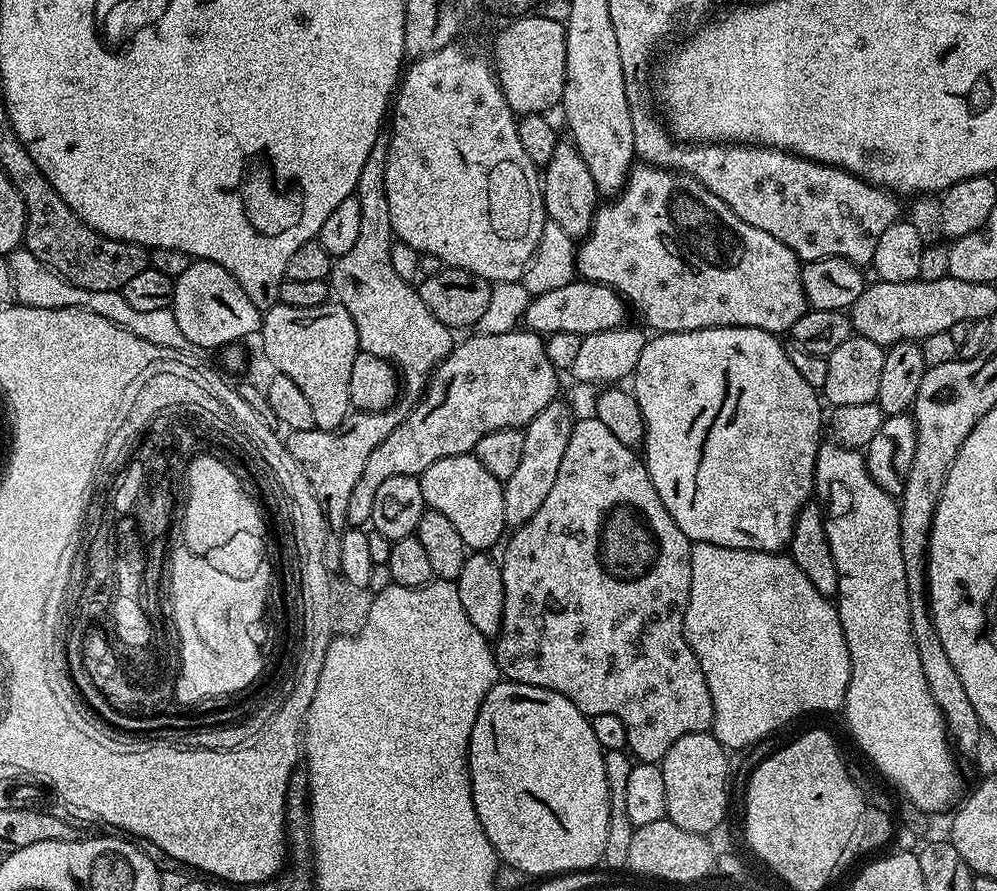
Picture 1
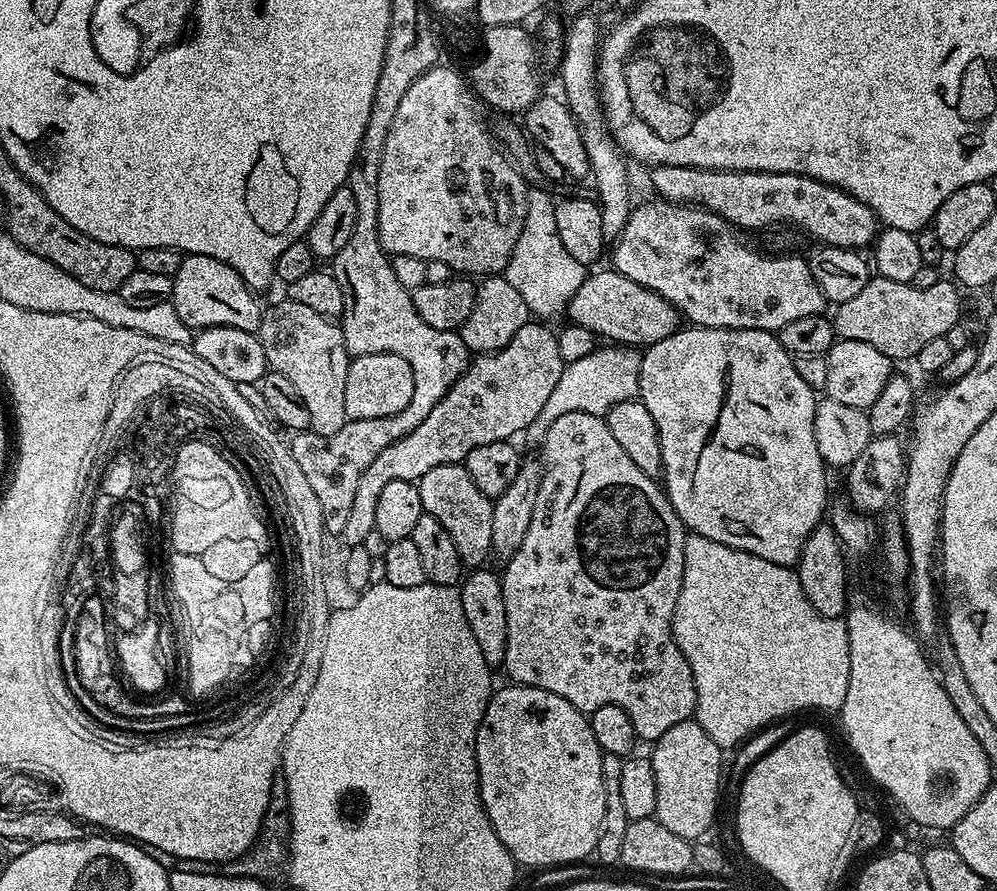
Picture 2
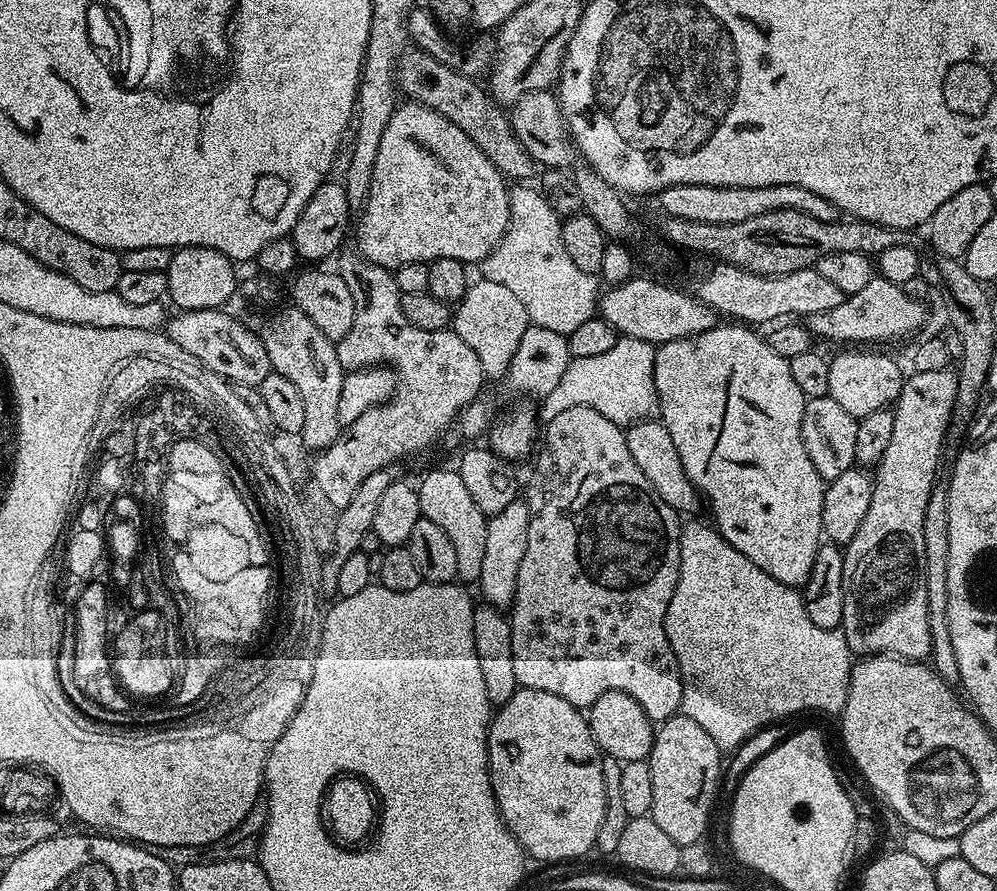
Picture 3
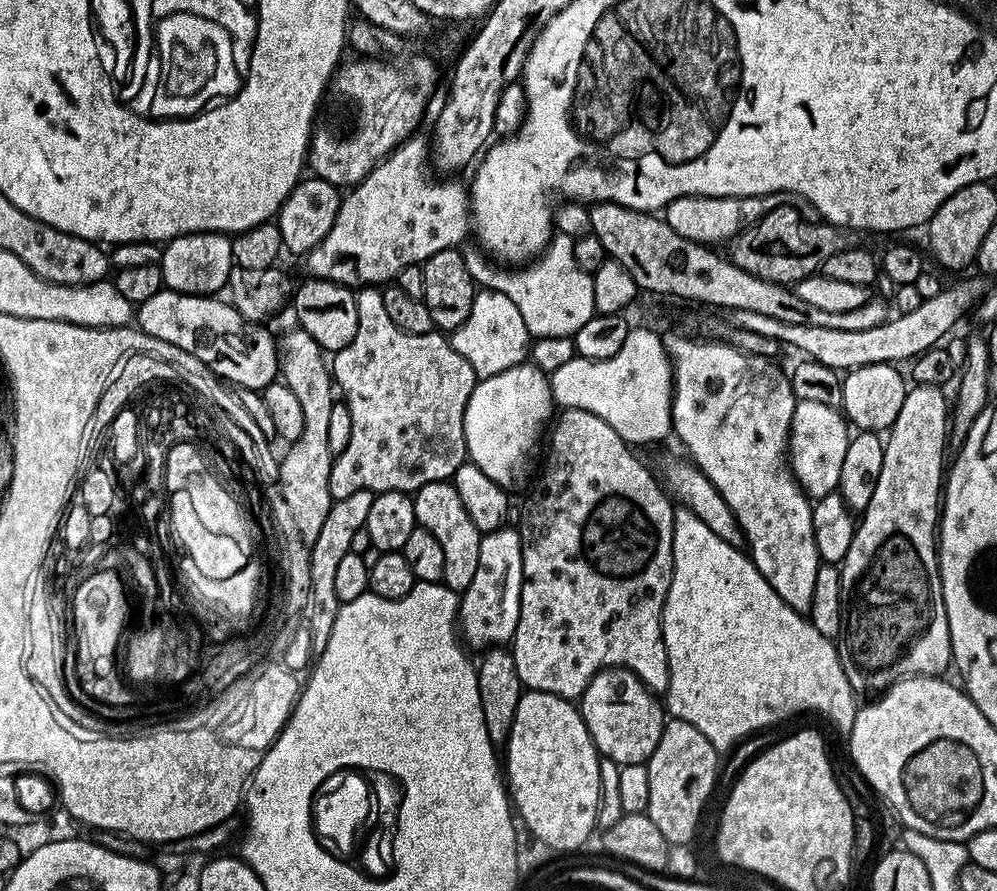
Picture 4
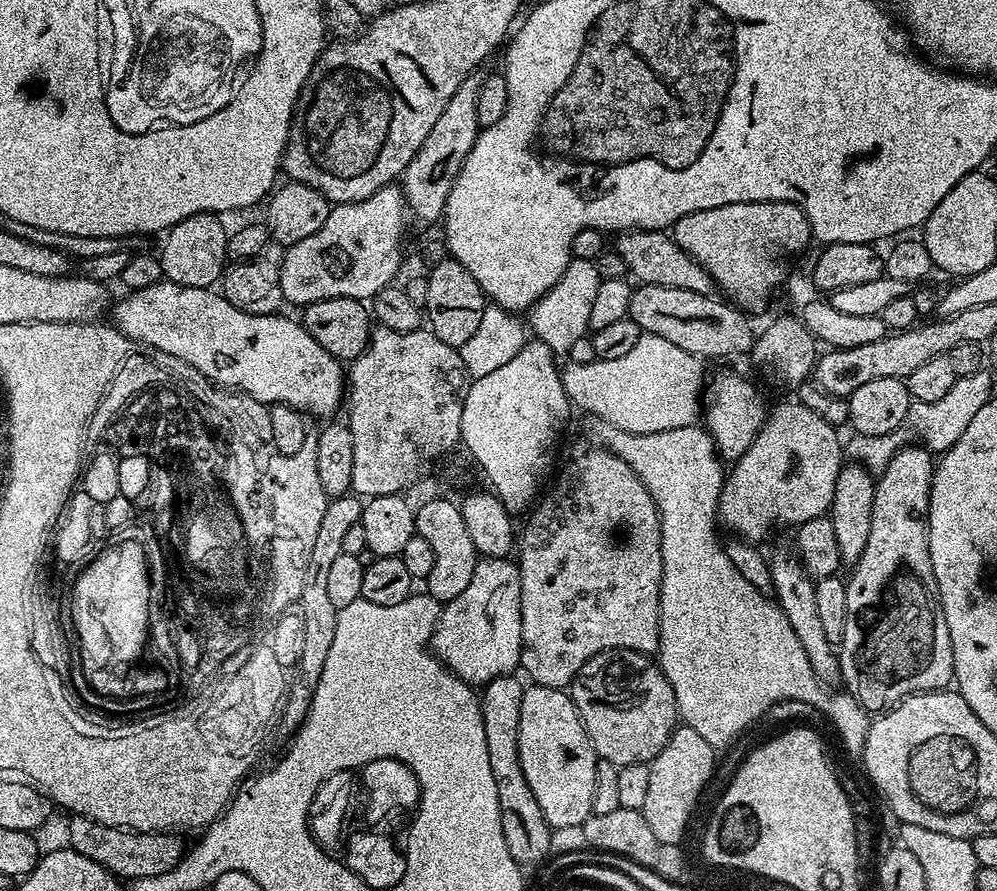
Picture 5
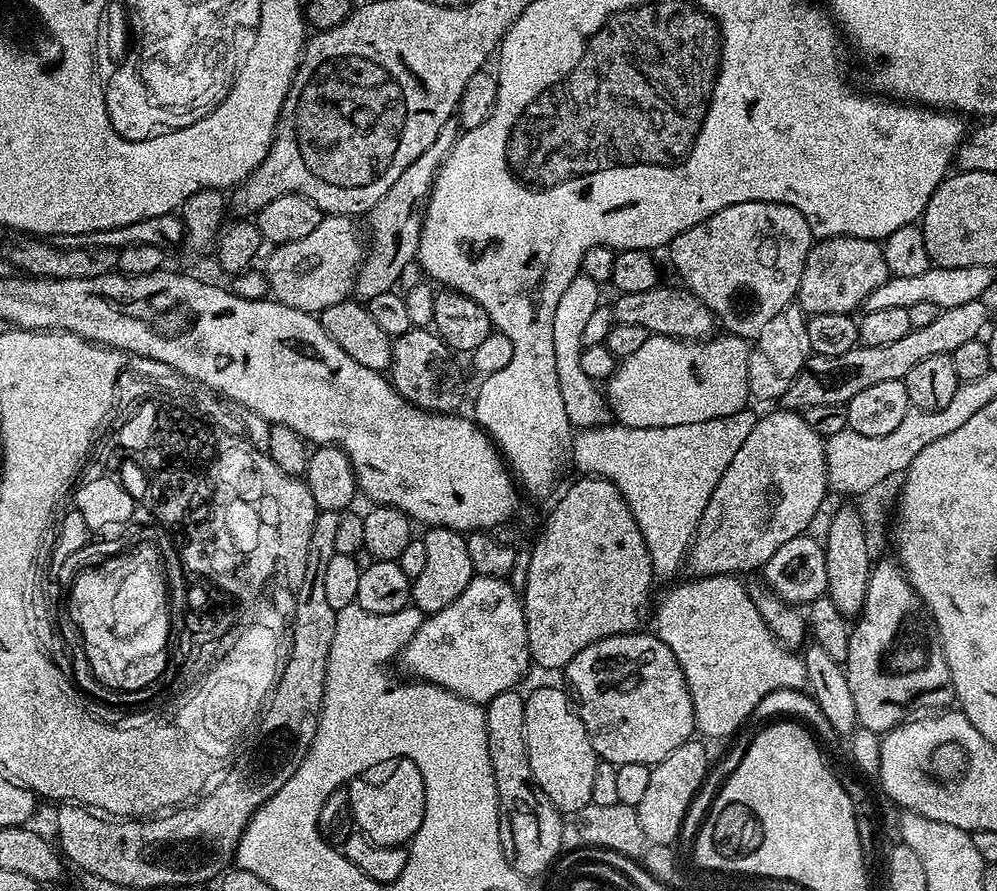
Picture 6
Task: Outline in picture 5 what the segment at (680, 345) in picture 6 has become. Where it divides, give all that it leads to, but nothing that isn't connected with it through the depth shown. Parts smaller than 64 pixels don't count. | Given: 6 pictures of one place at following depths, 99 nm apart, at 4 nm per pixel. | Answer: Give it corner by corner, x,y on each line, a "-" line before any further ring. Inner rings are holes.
642,334
622,358
593,360
590,364
569,363
562,372
569,401
589,417
613,424
634,434
691,428
702,412
705,361
691,356
682,346

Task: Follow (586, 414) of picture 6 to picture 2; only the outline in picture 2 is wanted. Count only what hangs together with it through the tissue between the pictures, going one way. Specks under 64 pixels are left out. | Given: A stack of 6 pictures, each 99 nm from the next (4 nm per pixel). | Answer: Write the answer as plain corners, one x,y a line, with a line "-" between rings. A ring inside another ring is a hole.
529,191
528,209
524,215
524,229
512,251
510,262
504,268
503,277
522,294
529,313
536,318
567,313
568,304
578,294
586,275
586,266
578,262
562,246
558,226
554,222
556,204
544,192

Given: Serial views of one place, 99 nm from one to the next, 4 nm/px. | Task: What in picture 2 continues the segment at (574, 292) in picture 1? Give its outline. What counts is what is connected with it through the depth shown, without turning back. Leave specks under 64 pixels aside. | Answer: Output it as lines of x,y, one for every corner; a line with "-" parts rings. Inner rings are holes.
618,271
585,275
578,294
568,304
567,319
578,326
586,326
597,338
616,346
647,346
670,338
682,324
682,317
671,302
652,288
642,286

